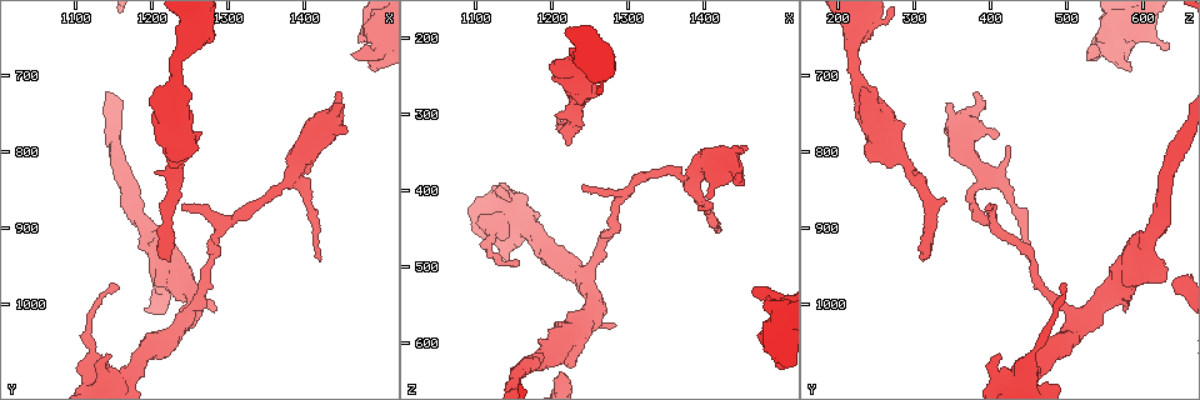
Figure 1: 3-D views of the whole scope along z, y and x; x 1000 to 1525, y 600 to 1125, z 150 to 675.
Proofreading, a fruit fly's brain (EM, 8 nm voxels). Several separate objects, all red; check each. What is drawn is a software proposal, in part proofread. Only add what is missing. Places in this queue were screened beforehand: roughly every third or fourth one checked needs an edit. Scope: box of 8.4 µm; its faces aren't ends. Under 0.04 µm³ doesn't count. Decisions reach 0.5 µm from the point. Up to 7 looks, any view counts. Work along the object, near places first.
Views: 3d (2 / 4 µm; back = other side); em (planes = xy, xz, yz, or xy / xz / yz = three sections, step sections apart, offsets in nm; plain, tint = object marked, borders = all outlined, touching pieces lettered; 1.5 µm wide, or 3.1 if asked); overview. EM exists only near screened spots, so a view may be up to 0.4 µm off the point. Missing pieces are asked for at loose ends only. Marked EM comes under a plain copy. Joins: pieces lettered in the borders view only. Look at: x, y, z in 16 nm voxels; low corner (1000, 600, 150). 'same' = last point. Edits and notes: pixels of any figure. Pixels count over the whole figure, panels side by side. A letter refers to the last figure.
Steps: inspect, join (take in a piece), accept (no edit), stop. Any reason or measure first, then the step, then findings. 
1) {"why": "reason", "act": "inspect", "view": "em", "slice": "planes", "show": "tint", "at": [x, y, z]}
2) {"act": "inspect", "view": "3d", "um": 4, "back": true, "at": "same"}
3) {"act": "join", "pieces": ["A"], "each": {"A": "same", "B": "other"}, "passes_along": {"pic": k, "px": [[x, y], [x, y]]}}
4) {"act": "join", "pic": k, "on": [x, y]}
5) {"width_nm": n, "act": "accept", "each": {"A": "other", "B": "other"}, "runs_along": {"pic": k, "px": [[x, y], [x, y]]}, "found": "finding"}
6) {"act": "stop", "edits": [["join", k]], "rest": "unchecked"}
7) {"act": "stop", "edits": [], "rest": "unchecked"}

{"why": "free end", "act": "inspect", "view": "em", "slice": "xz", "step": 4, "show": "tint", "at": [1460, 670, 525]}

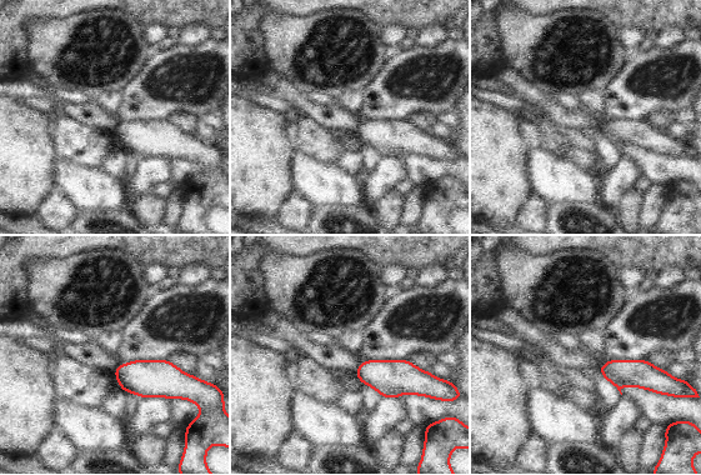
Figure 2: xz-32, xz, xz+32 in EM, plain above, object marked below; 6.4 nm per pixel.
{"act": "inspect", "view": "em", "slice": "planes", "show": "tint", "at": "same"}

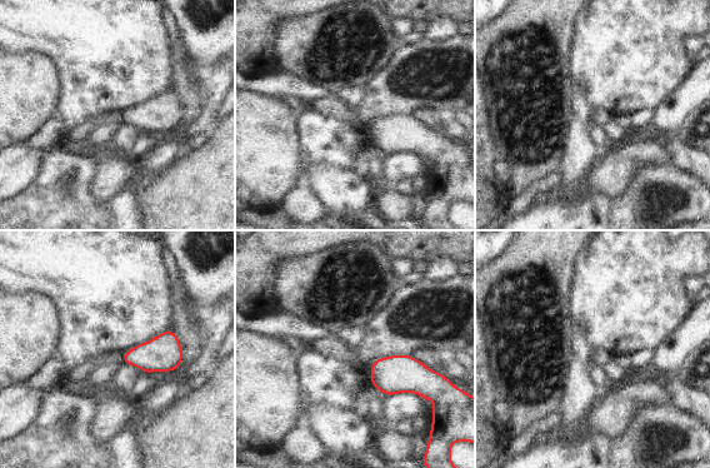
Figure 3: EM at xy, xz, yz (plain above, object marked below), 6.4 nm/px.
{"why": "what lies round it", "act": "inspect", "view": "em", "slice": "planes", "show": "borders", "at": "same"}

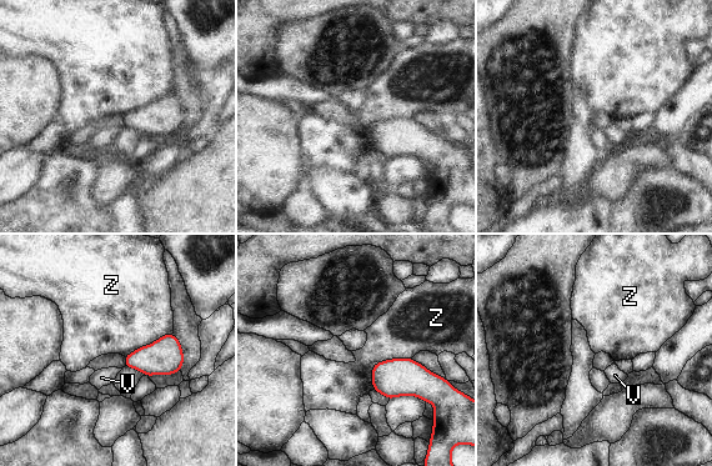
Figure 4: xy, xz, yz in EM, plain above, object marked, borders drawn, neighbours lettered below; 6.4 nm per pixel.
{"longest_contact_nm": ["Z", 320], "act": "accept", "each": {"V": "other", "Z": "other"}, "border": {"pic": 4, "px": [[411, 357], [376, 362], [371, 387]]}, "found": "none of them fits"}

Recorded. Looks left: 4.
{"why": "free end", "act": "inspect", "view": "em", "slice": "xz", "step": 8, "show": "borders", "at": [1440, 725, 380]}

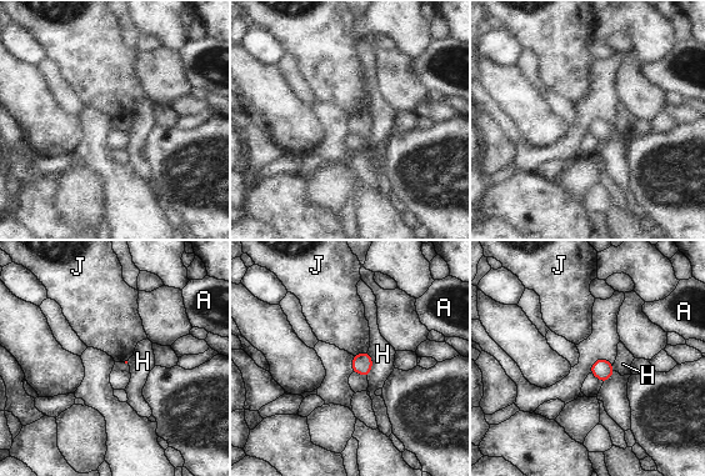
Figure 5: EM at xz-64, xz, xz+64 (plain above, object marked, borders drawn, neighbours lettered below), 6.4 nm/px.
{"why": "cut it another way", "act": "inspect", "view": "em", "slice": "planes", "show": "borders", "at": "same"}

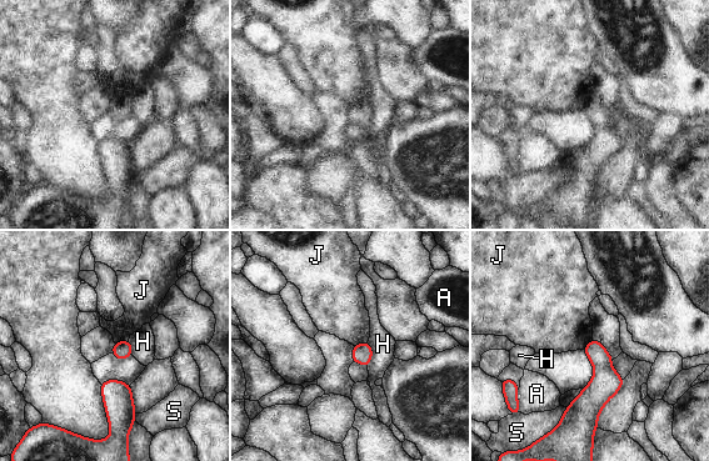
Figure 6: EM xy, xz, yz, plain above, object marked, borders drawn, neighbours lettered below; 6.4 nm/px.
{"longest_contact_nm": ["H", 180], "act": "accept", "each": {"A": "other", "H": "other", "J": "other", "S": "other"}, "border": {"pic": 6, "px": [[128, 339], [114, 342]]}, "found": "no lettered piece goes on from it"}

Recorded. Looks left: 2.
{"why": "branch stops here", "act": "inspect", "view": "em", "slice": "planes", "show": "borders", "at": [1425, 940, 460]}

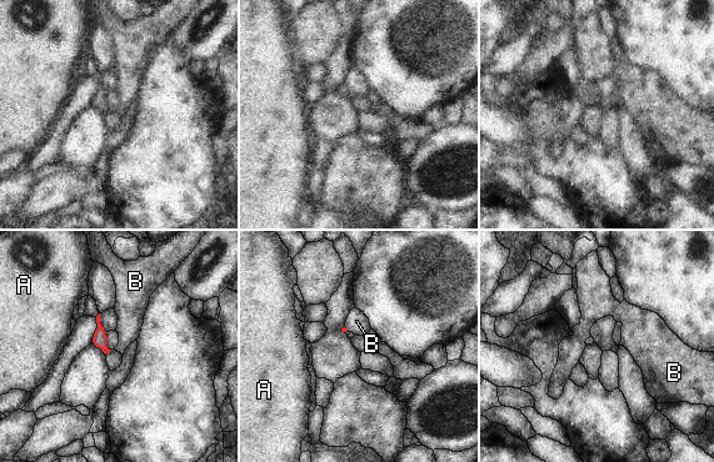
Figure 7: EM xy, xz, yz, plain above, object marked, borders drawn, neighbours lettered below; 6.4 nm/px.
{"act": "accept", "each": {"A": "other", "B": "other"}, "found": "no lettered piece goes on from it"}

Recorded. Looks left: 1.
{"act": "stop", "edits": [], "rest": "unchecked"}

